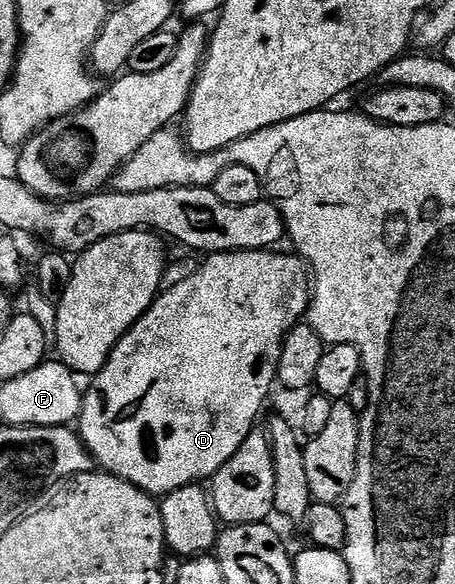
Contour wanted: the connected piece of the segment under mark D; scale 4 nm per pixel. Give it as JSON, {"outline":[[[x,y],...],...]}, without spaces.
{"outline":[[[280,250],[267,251],[219,251],[208,256],[209,259],[200,264],[198,271],[187,281],[180,282],[170,291],[161,291],[157,300],[149,306],[149,311],[134,325],[123,338],[113,346],[111,357],[103,365],[99,374],[92,376],[93,383],[84,392],[81,400],[81,414],[79,416],[79,434],[85,442],[86,449],[93,454],[94,464],[100,470],[109,472],[110,475],[119,477],[139,489],[143,489],[154,497],[170,495],[175,489],[192,487],[202,481],[212,480],[213,474],[247,441],[247,437],[255,429],[253,423],[269,390],[277,383],[277,366],[279,353],[285,340],[285,335],[291,328],[297,326],[306,318],[311,298],[311,275],[307,270],[306,260],[296,253],[280,255]]]}

